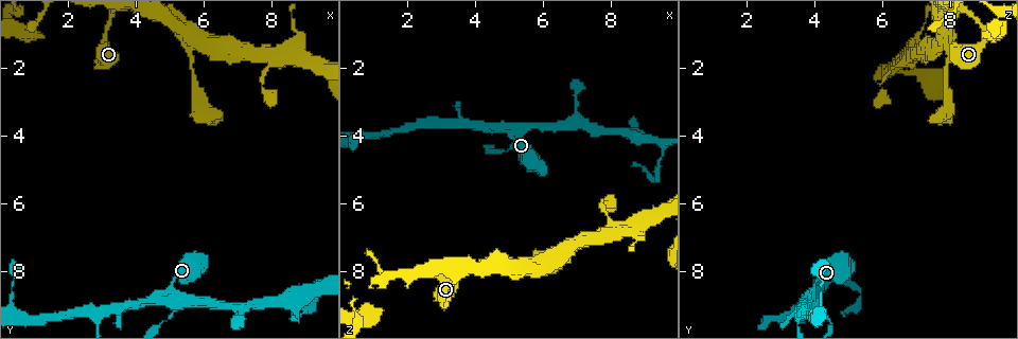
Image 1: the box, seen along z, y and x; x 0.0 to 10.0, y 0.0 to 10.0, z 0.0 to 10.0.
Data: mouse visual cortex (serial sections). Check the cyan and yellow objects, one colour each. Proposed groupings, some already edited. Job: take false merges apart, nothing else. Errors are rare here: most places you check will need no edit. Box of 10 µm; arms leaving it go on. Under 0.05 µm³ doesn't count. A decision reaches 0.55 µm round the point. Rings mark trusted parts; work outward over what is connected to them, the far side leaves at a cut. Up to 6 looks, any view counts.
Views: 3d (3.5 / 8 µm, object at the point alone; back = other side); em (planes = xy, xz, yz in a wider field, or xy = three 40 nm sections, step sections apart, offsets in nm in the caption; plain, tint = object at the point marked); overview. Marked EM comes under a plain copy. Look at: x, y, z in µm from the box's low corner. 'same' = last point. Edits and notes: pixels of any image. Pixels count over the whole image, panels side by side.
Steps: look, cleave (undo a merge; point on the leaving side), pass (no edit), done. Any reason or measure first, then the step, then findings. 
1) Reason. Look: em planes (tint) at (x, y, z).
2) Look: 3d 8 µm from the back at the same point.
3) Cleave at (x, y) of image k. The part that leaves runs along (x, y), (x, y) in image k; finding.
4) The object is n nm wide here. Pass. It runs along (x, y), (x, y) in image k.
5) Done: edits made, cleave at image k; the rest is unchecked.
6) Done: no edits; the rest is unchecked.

Look: 3d 8 µm at (5.20, 9.10, 4.10).

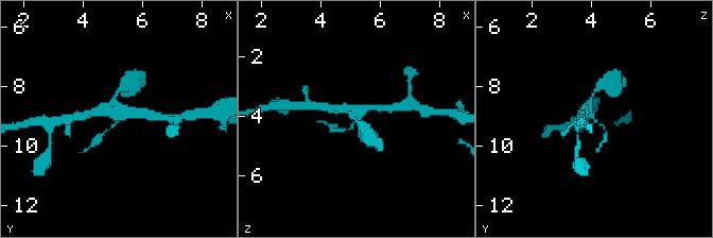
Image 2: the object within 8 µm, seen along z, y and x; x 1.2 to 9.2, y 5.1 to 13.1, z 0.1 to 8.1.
4 arms meet here; the arms are 100, 150, 250, 300 nm wide; need the tissue. Look: em xy step 1 (tint) at the same point.

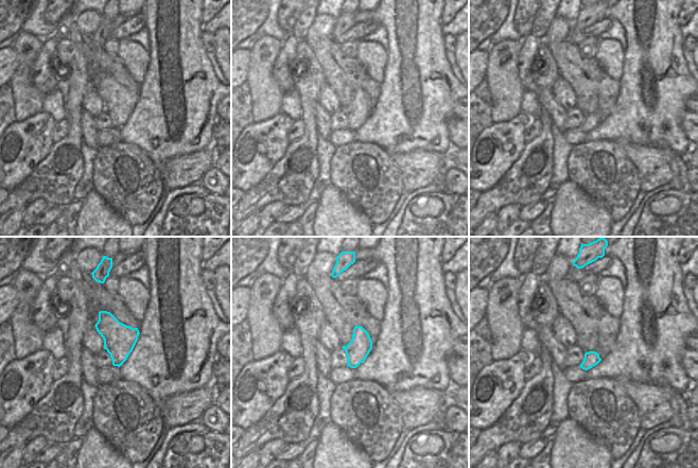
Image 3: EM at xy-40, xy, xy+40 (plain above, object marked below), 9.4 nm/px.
Pass. It runs along (115, 96), (120, 120), (98, 138) in image 2; one cell here.

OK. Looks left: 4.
Three arms meet. Look: em planes (tint) at (2.90, 9.15, 3.55).

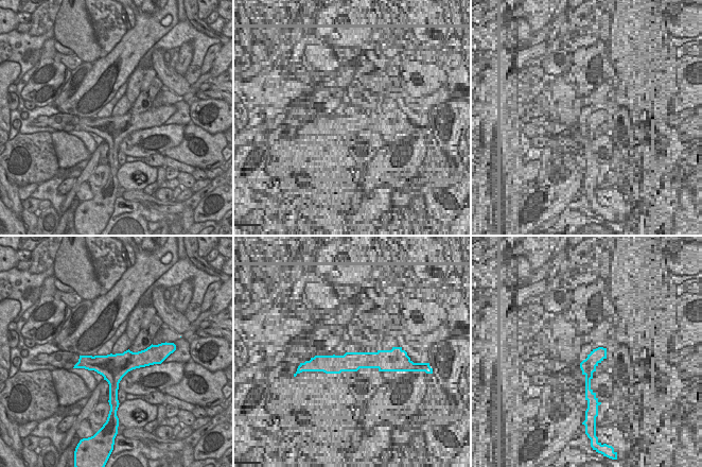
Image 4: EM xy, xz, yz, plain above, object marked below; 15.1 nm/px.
See where the arms go. Look: 3d 3.5 µm at the same point.

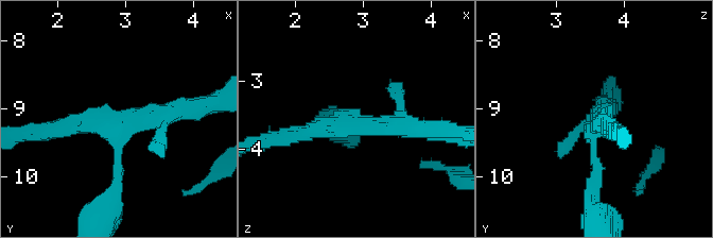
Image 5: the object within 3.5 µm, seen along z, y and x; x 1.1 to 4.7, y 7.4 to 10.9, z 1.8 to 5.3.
The object is 420 nm wide here. Pass. It runs along (190, 105), (138, 121), (53, 131) in image 5; one cell here.

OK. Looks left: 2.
Thick turns thin. Look: 3d 3.5 µm at (7.80, 2.30, 6.10).

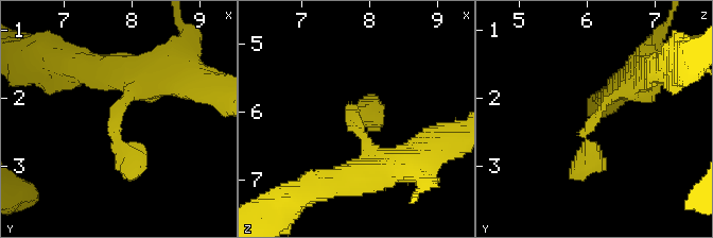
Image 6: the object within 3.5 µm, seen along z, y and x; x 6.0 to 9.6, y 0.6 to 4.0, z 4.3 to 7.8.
The arms are 250, 300 nm wide; shape alone is not enough. Look: em planes (tint) at (7.75, 2.25, 6.15).

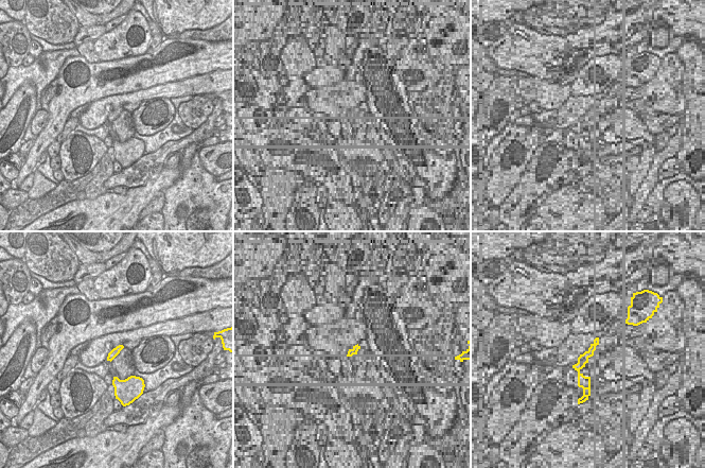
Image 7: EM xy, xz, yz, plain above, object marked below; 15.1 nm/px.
Pass. It runs along (648, 68), (588, 123), (577, 172) in image 6; one cell here.

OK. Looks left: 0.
Done: no edits; the rest is unchecked.

